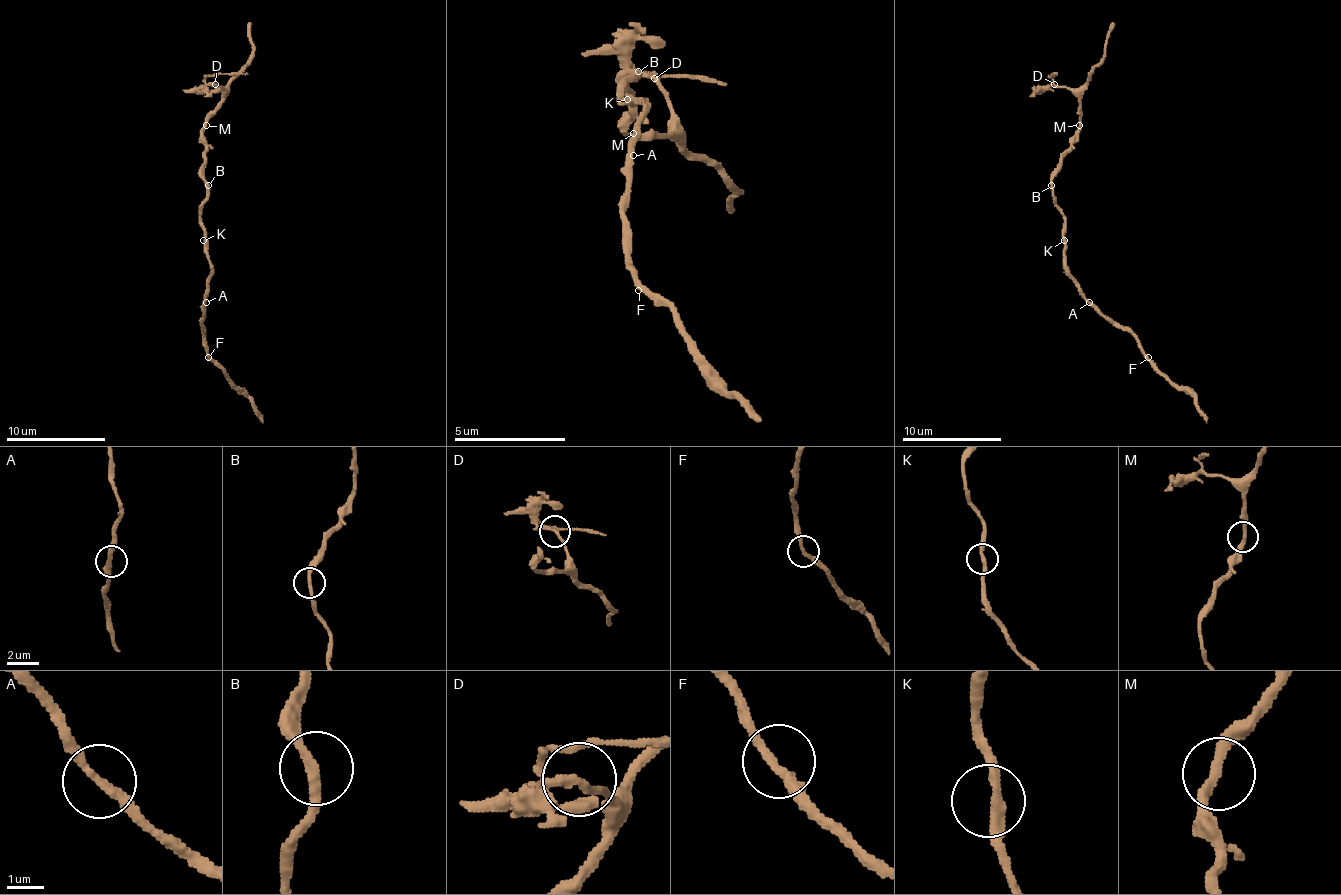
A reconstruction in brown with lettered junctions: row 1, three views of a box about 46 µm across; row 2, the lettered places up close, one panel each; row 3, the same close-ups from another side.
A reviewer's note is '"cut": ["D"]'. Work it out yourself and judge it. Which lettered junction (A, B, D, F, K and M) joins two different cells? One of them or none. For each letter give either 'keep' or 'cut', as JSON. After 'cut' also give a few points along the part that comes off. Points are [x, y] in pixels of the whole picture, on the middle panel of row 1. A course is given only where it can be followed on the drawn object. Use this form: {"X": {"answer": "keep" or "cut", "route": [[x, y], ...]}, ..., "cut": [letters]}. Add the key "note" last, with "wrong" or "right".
{"A": {"answer": "keep"}, "B": {"answer": "keep"}, "D": {"answer": "cut", "route": [[655, 77], [633, 71], [728, 83]]}, "F": {"answer": "keep"}, "K": {"answer": "keep"}, "M": {"answer": "keep"}, "cut": ["D"], "note": "right"}

